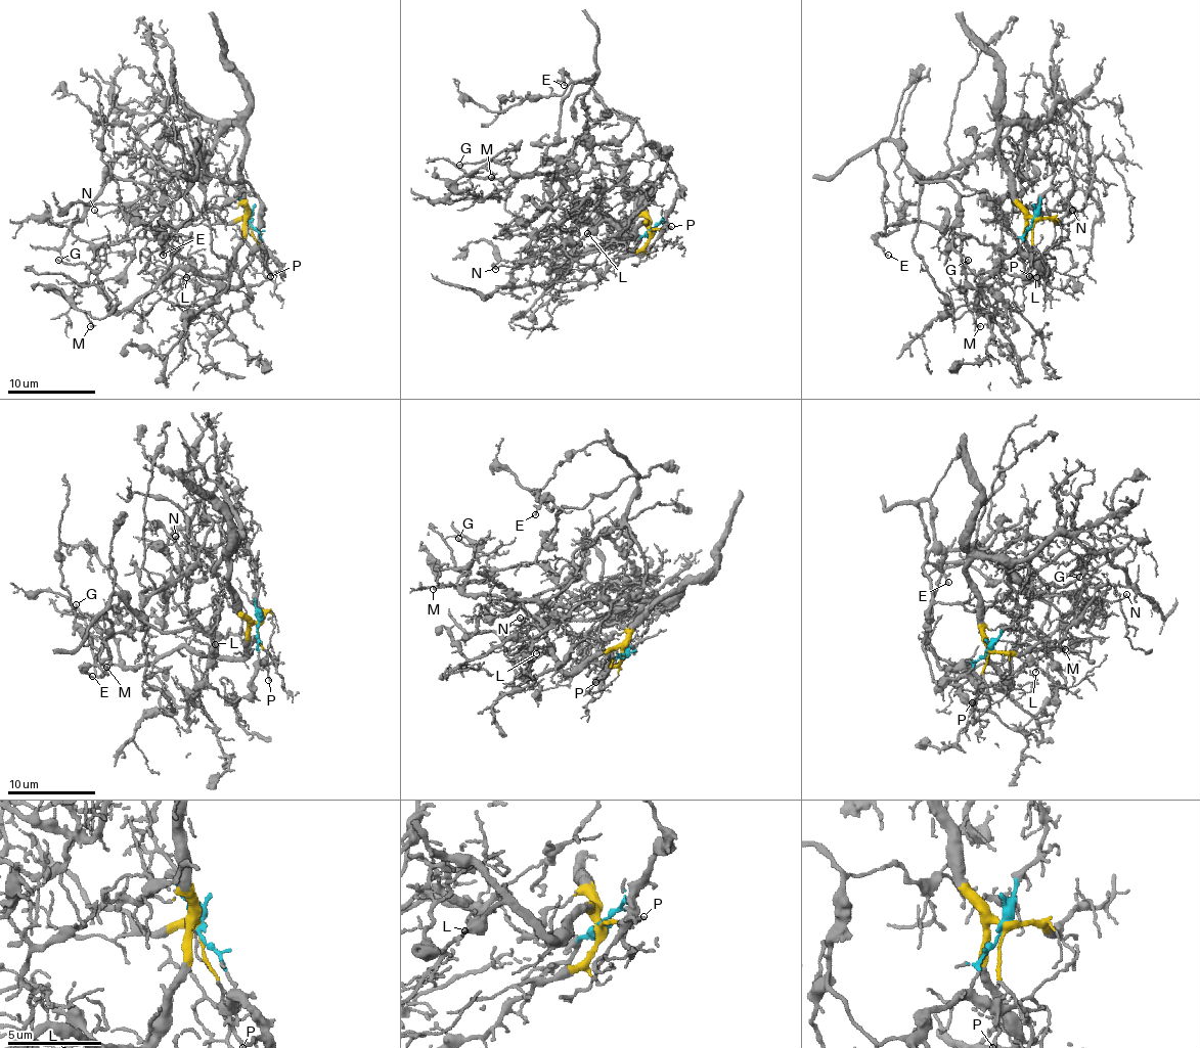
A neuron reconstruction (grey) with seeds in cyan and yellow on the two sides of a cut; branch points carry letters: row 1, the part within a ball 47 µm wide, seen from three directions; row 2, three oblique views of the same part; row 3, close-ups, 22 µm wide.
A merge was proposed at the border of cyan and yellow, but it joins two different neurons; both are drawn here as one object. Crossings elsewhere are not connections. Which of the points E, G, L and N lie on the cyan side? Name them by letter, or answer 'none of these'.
E, N

